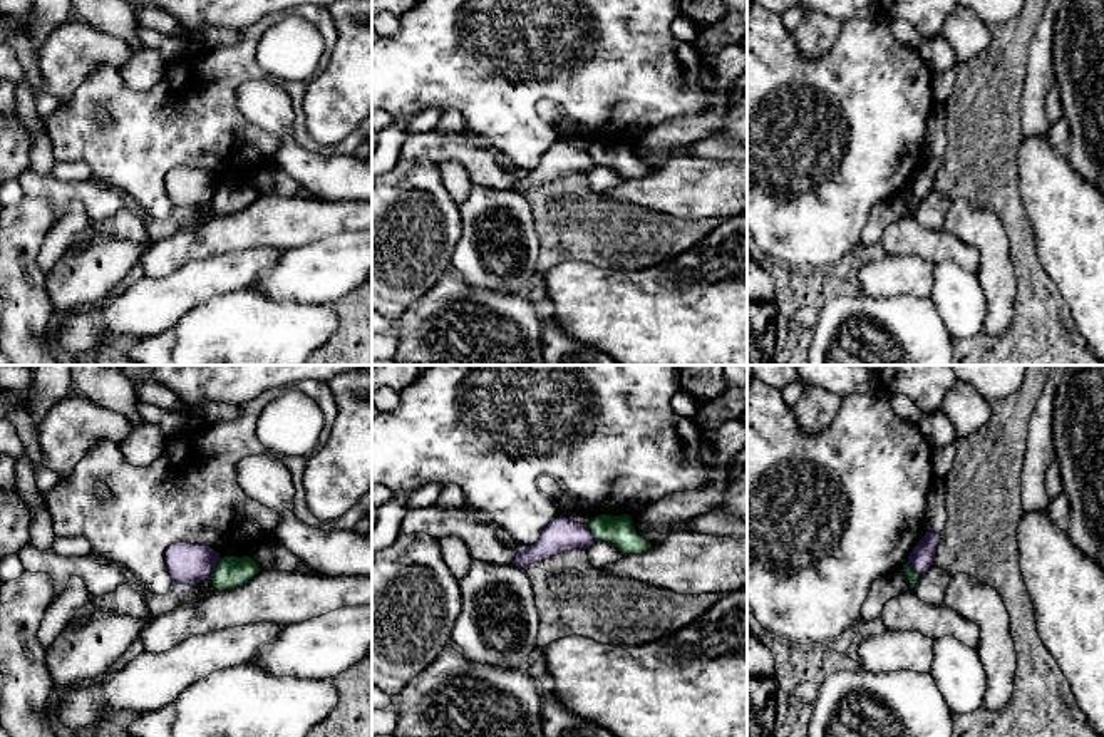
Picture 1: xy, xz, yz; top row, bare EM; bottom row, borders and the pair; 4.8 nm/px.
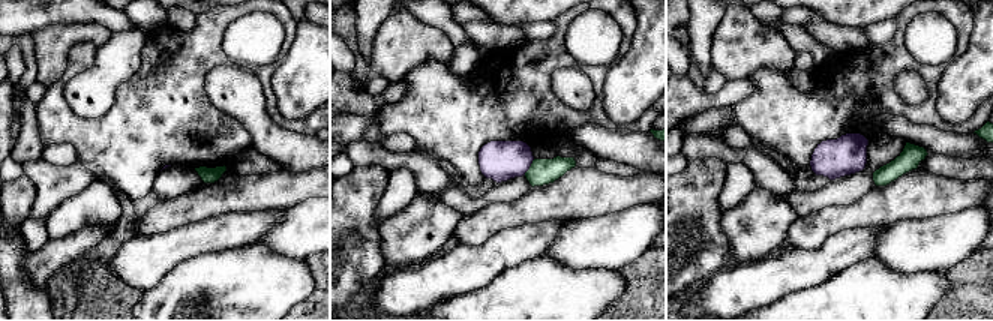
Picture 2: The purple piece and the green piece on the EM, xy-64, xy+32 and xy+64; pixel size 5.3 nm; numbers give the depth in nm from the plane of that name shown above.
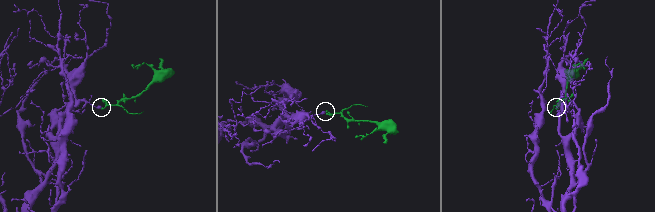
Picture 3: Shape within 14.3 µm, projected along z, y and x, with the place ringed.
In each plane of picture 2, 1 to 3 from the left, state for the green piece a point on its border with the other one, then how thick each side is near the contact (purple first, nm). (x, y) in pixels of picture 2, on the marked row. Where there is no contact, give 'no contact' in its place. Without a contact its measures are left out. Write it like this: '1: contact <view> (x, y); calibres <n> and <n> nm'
1: no contact
2: contact xy+32 (530, 165); calibres 220 and 140 nm
3: no contact

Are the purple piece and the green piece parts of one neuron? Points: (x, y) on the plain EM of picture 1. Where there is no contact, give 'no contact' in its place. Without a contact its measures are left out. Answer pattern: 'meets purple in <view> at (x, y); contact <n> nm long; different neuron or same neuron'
meets purple in xy at (215, 191); contact 120 nm long; different neuron

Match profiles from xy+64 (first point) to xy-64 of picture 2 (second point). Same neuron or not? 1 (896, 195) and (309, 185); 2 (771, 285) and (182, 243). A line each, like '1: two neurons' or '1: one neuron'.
1: one neuron
2: one neuron

